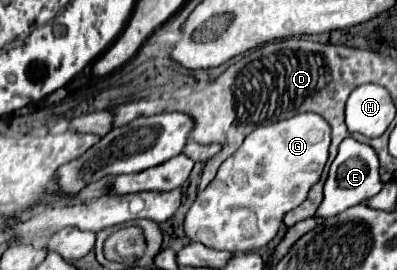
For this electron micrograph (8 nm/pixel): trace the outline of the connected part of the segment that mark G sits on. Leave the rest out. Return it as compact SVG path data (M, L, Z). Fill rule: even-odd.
M313 112L253 130L241 148L221 164L213 182L195 198L185 216L187 238L233 254L267 246L283 230L285 214L305 202L311 186L321 178L329 158L329 142L329 124Z

